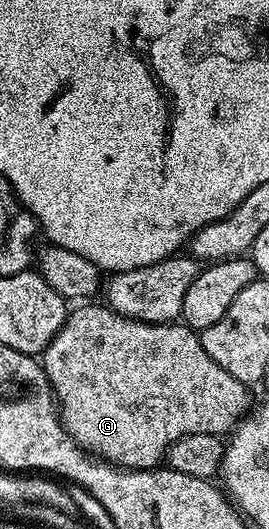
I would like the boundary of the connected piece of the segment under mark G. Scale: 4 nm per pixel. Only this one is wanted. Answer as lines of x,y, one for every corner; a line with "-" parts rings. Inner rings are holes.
95,304
76,305
79,307
76,310
74,307
68,313
67,319
60,325
57,336
53,336
53,340
43,348
41,355
41,365
45,376
51,382
51,392
57,403
63,428
78,446
83,447
84,451
102,458
103,461
111,463
116,468
153,470
166,459
167,449
177,440
181,440
181,436
193,436
197,432
226,435
234,430
238,426
240,418
248,413
249,407
252,405
251,394
247,391
250,390
248,383
229,376
229,372
225,372
225,368
221,368
221,364
217,364
217,360
213,360
213,356
209,356
209,352
205,352
199,334
190,326
175,322
138,322
135,318
127,318
124,314
118,314
106,304
91,305

